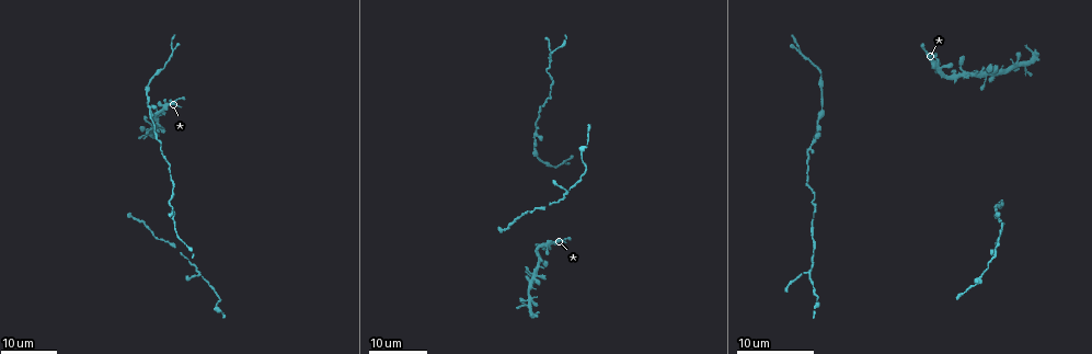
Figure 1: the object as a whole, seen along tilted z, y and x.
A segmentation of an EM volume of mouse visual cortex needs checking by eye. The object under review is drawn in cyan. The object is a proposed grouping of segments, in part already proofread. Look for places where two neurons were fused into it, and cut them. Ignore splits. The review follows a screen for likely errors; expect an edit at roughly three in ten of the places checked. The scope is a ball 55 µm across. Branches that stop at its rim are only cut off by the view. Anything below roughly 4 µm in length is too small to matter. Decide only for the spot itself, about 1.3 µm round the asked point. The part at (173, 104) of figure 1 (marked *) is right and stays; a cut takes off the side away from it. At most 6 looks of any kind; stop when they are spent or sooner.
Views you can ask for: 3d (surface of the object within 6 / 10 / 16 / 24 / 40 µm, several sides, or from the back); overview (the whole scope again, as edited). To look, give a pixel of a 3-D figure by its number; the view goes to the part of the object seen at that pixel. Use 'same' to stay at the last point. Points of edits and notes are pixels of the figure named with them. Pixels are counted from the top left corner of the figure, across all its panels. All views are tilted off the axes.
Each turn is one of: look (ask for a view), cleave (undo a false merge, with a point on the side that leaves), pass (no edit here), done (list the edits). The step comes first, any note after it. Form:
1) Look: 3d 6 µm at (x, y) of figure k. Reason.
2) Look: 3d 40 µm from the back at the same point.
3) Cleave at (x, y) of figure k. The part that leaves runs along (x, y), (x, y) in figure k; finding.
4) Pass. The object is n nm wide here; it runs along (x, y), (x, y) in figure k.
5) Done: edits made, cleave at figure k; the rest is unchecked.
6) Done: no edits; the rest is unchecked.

Look: 3d 24 µm at (530, 274) of figure 1. Four or more arms meet.

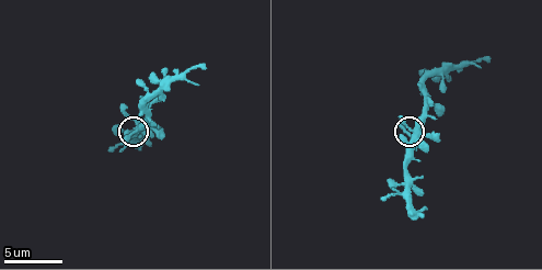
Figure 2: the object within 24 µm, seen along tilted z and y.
Look: 3d 6 µm at (416, 132) of figure 2. Closer look.

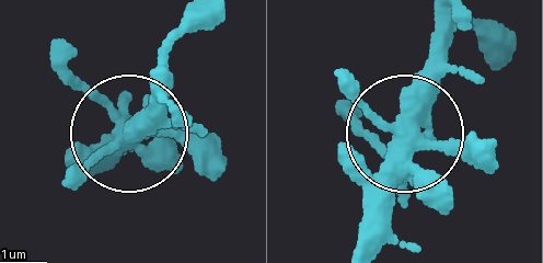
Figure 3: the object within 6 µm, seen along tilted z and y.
Pass. The object is 370 nm wide here; it runs along (435, 21), (435, 80), (402, 144), (392, 238) in figure 3; all the same neuron.

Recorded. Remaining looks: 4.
Look: 3d 16 µm at (176, 246) of figure 1. Calibre changes.

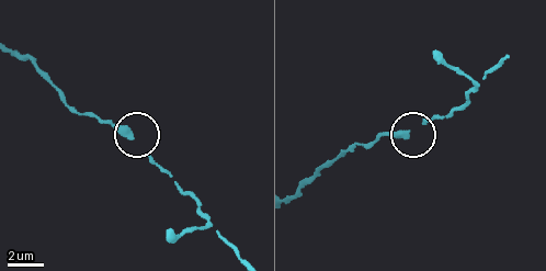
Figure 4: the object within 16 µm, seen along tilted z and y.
Look: 3d 6 µm at (128, 134) of figure 4.

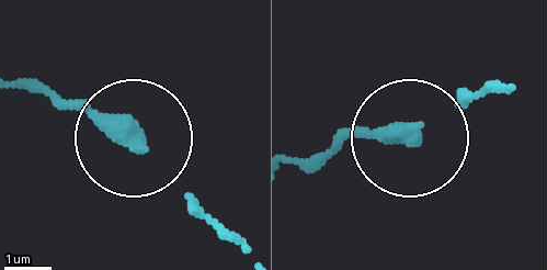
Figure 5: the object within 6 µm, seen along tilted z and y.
Pass. One neuron here.

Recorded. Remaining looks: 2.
Look: 3d 24 µm at (810, 148) of figure 1.

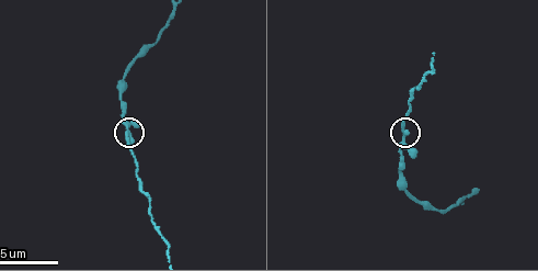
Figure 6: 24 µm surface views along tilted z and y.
Look: 3d 10 µm at (127, 130) of figure 6. Zoom in.

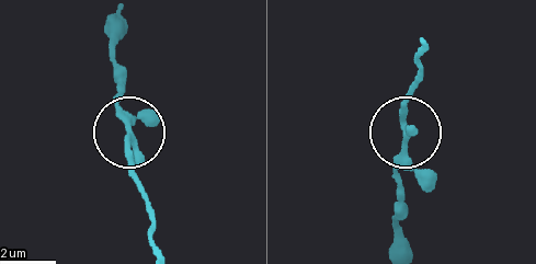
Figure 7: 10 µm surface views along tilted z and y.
Pass. The object is 200 nm wide here; continuous, no second neuron.

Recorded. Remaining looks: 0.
Done: no edits; the rest is unchecked.

